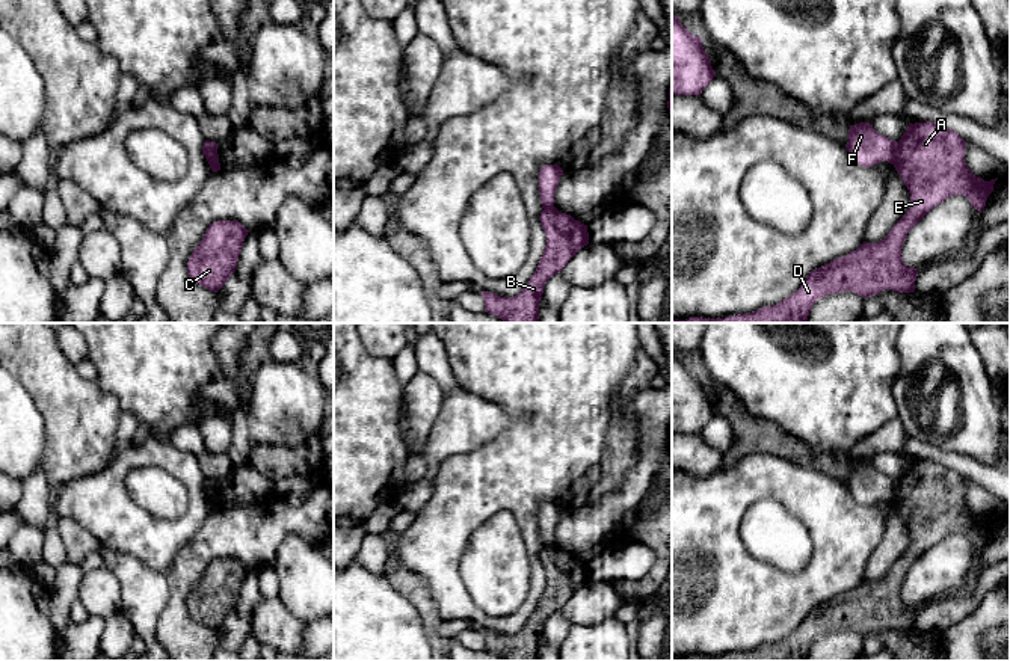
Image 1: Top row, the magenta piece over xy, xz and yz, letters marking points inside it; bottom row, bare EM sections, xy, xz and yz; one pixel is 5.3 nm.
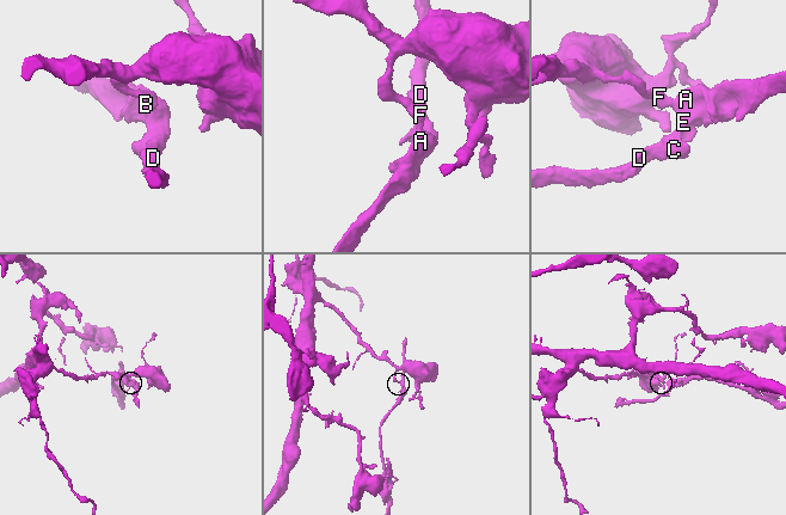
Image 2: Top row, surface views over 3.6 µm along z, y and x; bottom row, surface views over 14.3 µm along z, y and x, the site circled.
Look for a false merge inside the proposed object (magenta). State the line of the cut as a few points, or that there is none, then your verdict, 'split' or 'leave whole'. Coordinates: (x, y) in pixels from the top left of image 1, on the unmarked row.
cut yz (897, 480), (897, 489), (891, 501); split

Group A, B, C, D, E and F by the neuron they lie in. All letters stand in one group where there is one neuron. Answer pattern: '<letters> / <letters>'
A B C D E / F

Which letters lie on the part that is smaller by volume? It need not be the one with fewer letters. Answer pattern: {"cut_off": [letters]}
{"cut_off": ["A", "B", "C", "D", "E"]}

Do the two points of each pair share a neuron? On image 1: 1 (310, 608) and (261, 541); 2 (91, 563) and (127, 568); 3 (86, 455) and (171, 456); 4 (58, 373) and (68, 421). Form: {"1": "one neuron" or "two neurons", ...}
{"1": "two neurons", "2": "two neurons", "3": "two neurons", "4": "one neuron"}

